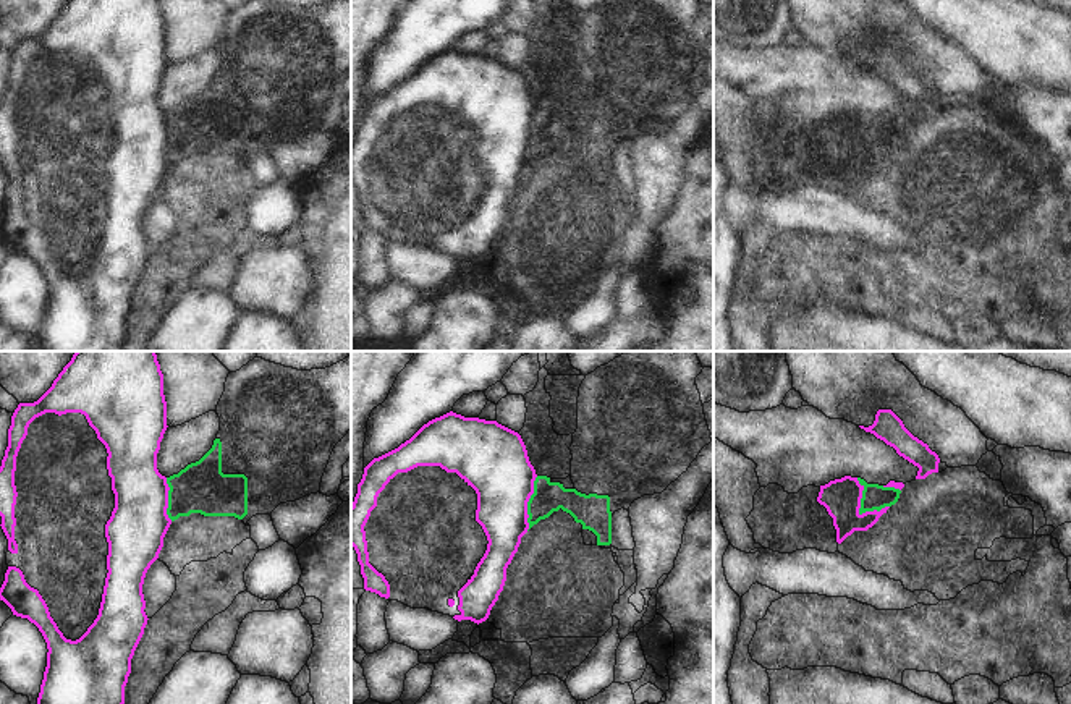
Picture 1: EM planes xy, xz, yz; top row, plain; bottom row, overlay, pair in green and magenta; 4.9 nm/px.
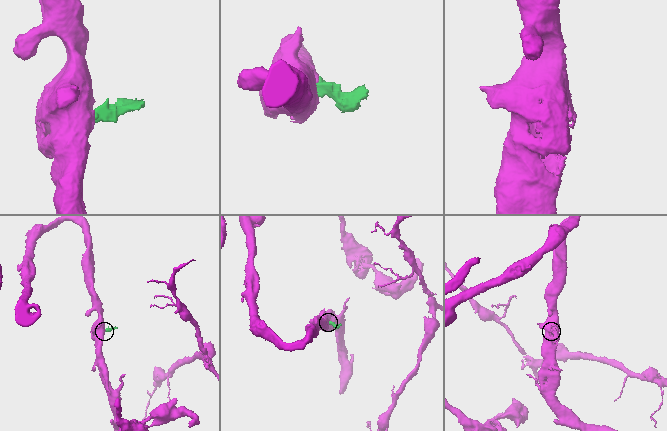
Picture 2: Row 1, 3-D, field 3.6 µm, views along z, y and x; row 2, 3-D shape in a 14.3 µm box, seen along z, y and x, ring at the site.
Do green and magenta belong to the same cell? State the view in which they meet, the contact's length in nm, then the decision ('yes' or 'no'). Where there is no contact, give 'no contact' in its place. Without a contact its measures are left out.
yz | 220 nm | no

